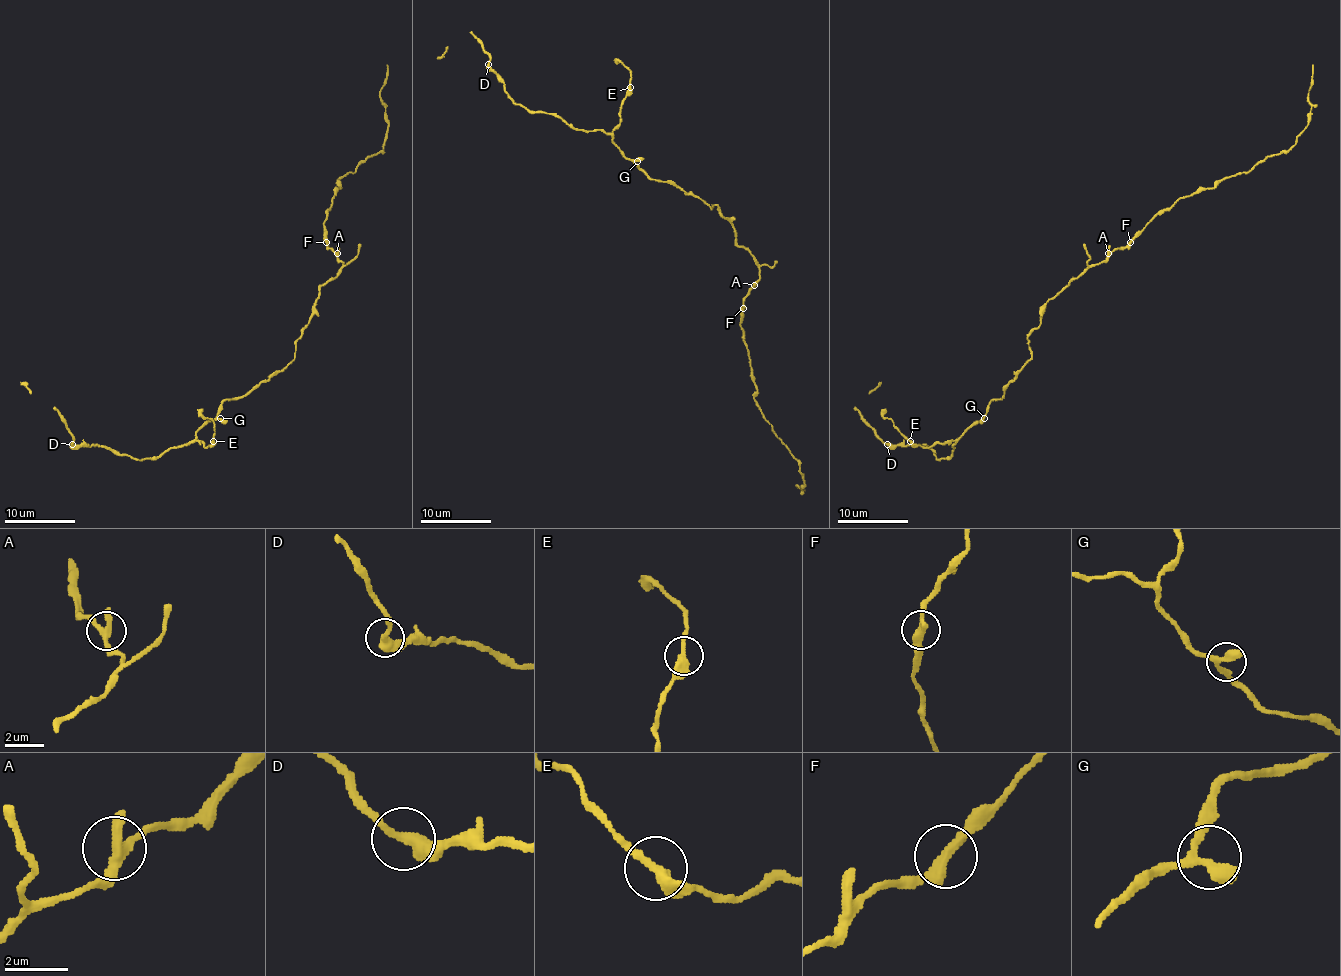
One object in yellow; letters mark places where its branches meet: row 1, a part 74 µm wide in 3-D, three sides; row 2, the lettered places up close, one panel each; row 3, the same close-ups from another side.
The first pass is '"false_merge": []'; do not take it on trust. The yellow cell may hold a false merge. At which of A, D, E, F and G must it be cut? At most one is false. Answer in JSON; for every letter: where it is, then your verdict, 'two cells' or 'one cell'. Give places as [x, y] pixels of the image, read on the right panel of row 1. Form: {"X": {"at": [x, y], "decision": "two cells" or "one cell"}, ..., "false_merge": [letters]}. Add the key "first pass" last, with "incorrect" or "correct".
{"A": {"at": [1108, 253], "decision": "one cell"}, "D": {"at": [887, 444], "decision": "one cell"}, "E": {"at": [910, 441], "decision": "one cell"}, "F": {"at": [1130, 242], "decision": "one cell"}, "G": {"at": [984, 418], "decision": "one cell"}, "false_merge": [], "first pass": "correct"}

